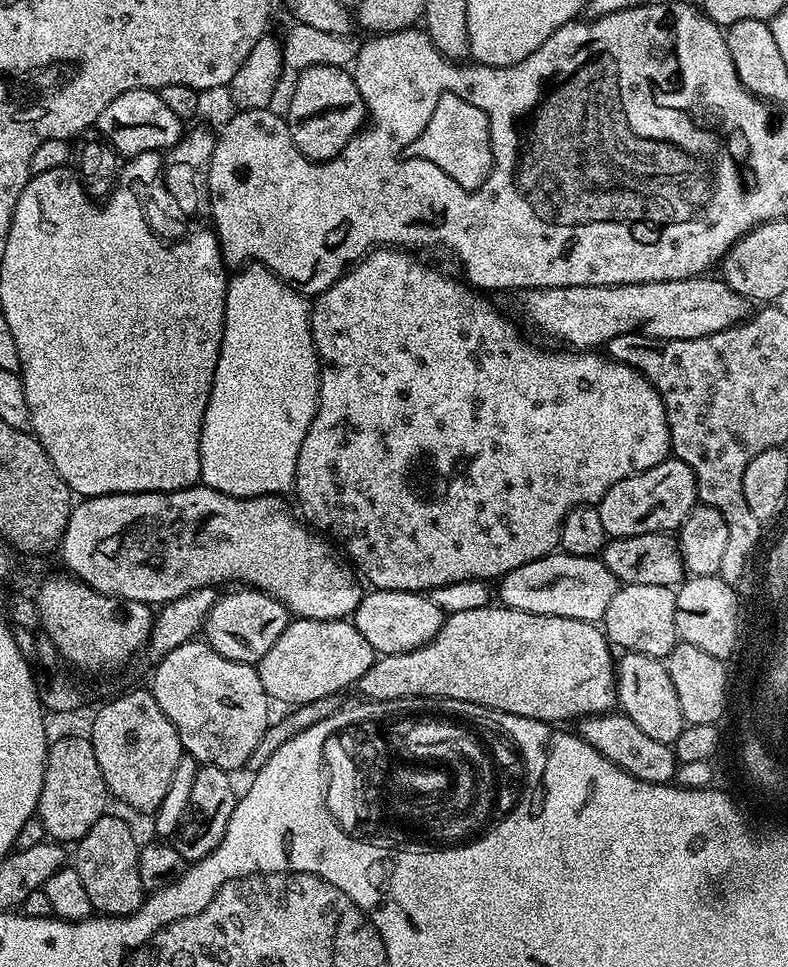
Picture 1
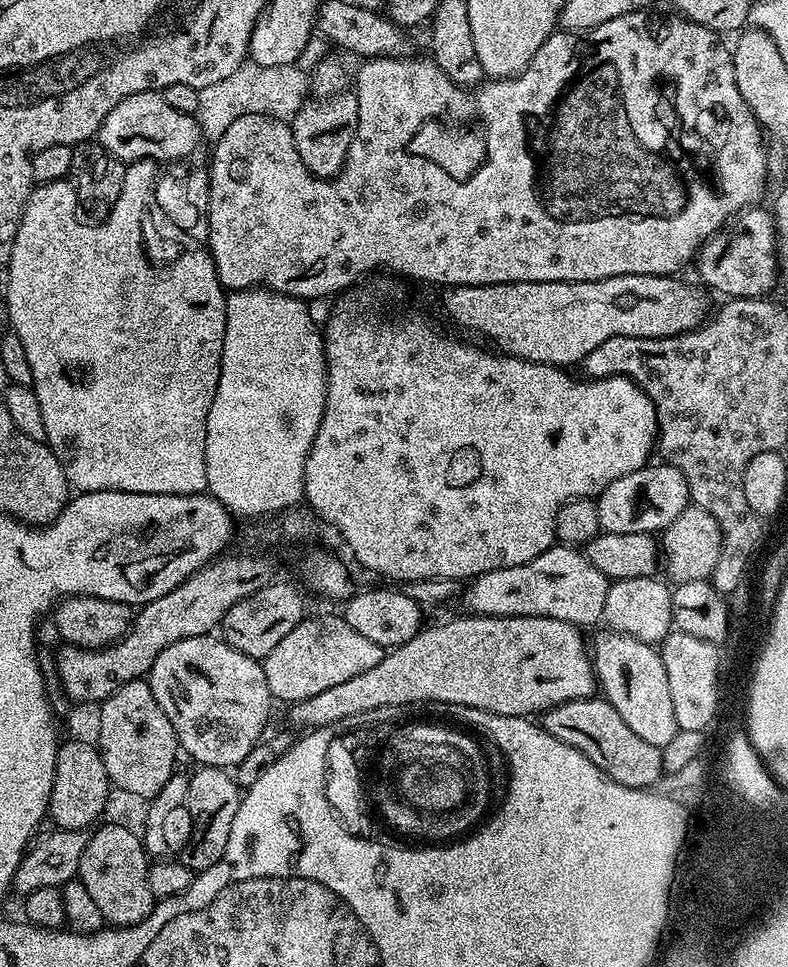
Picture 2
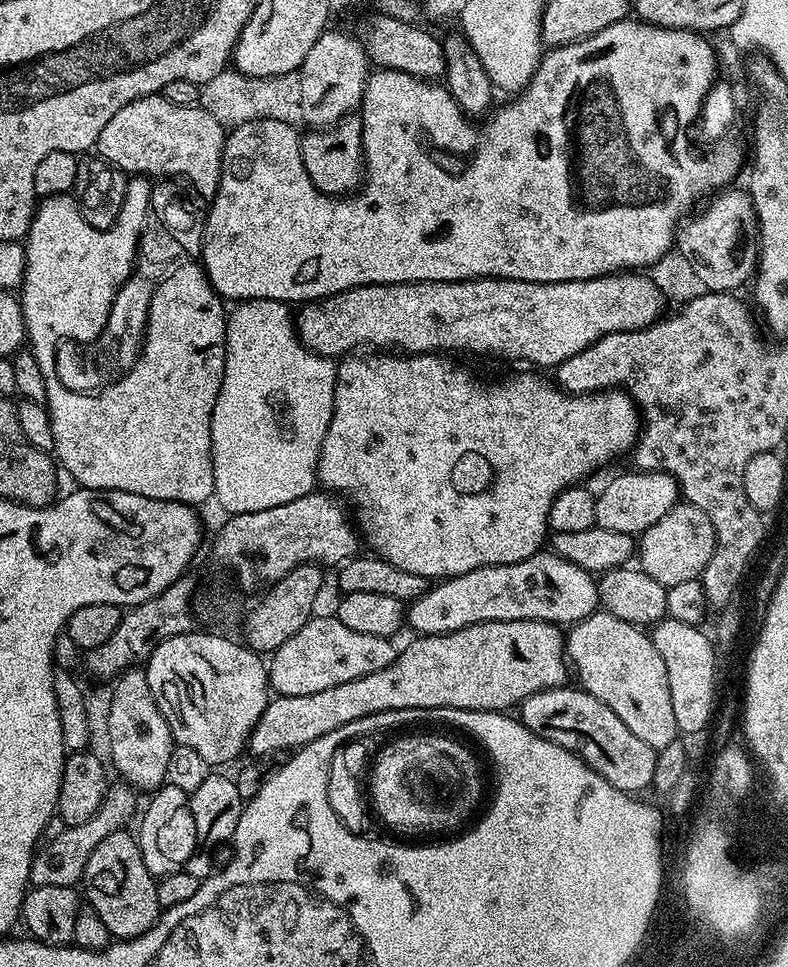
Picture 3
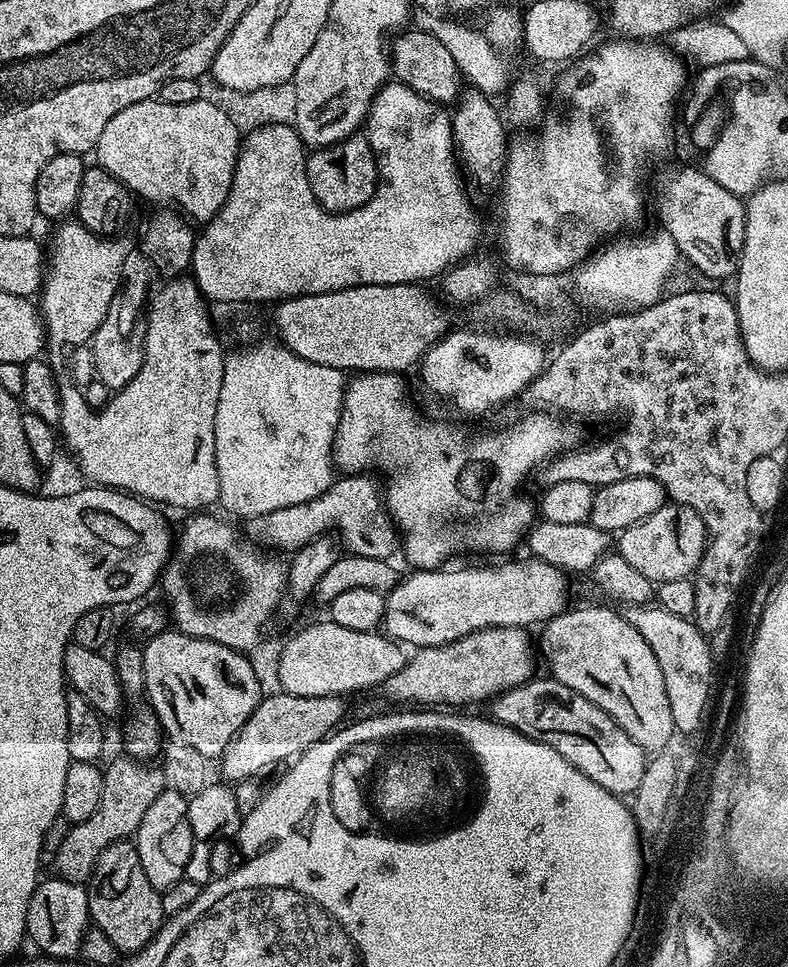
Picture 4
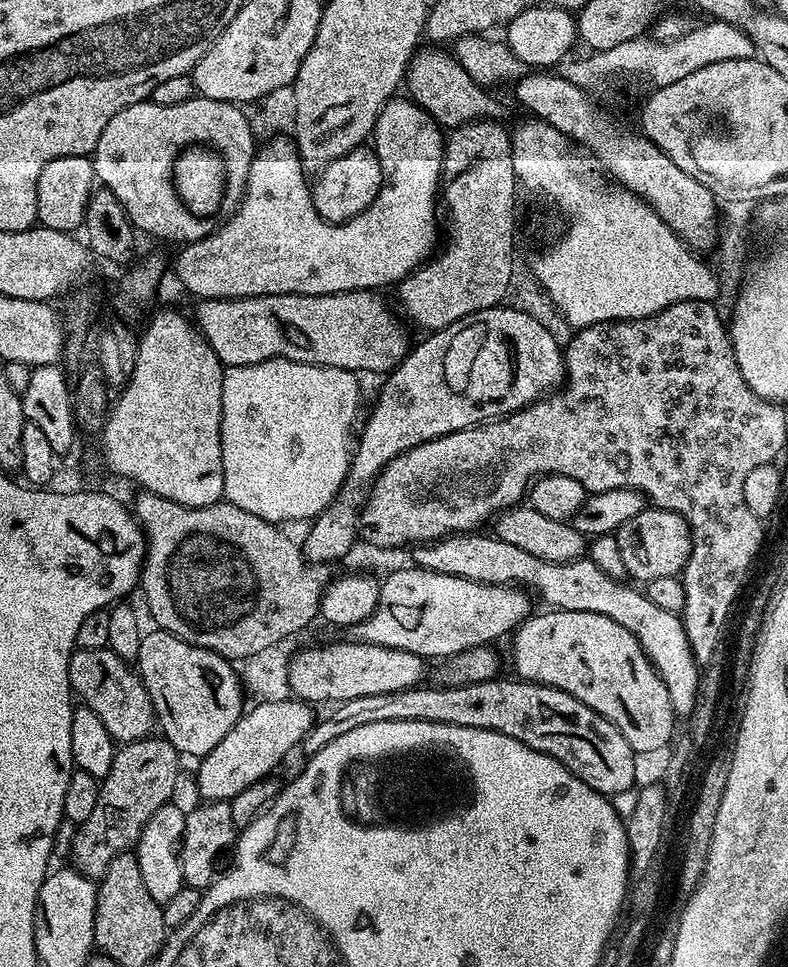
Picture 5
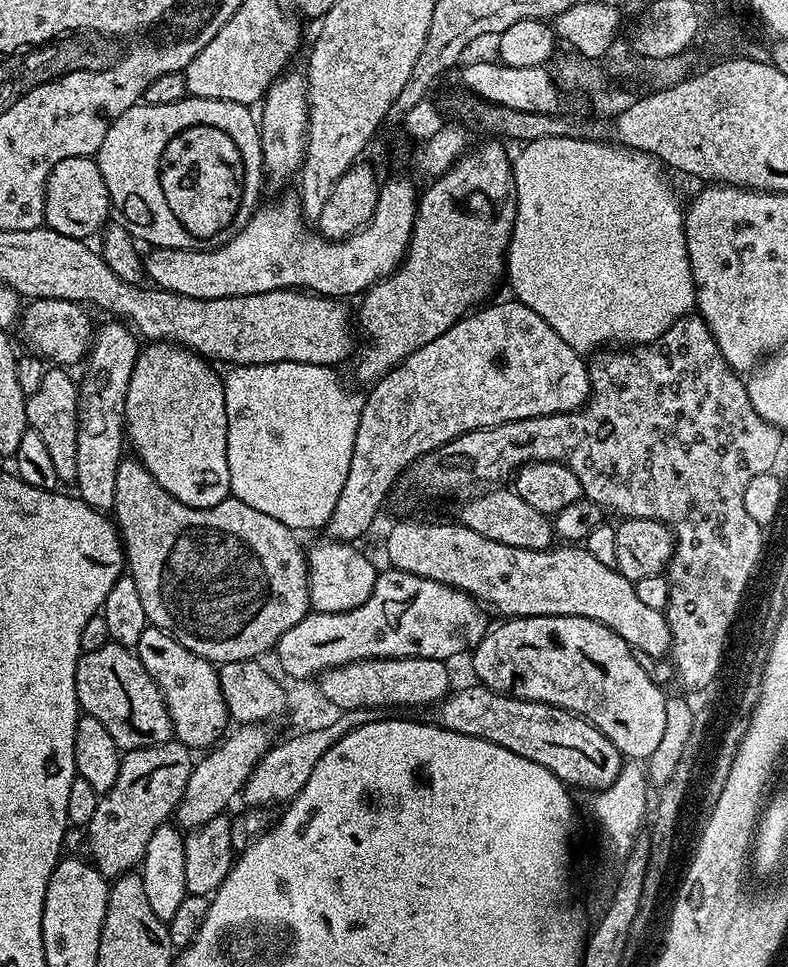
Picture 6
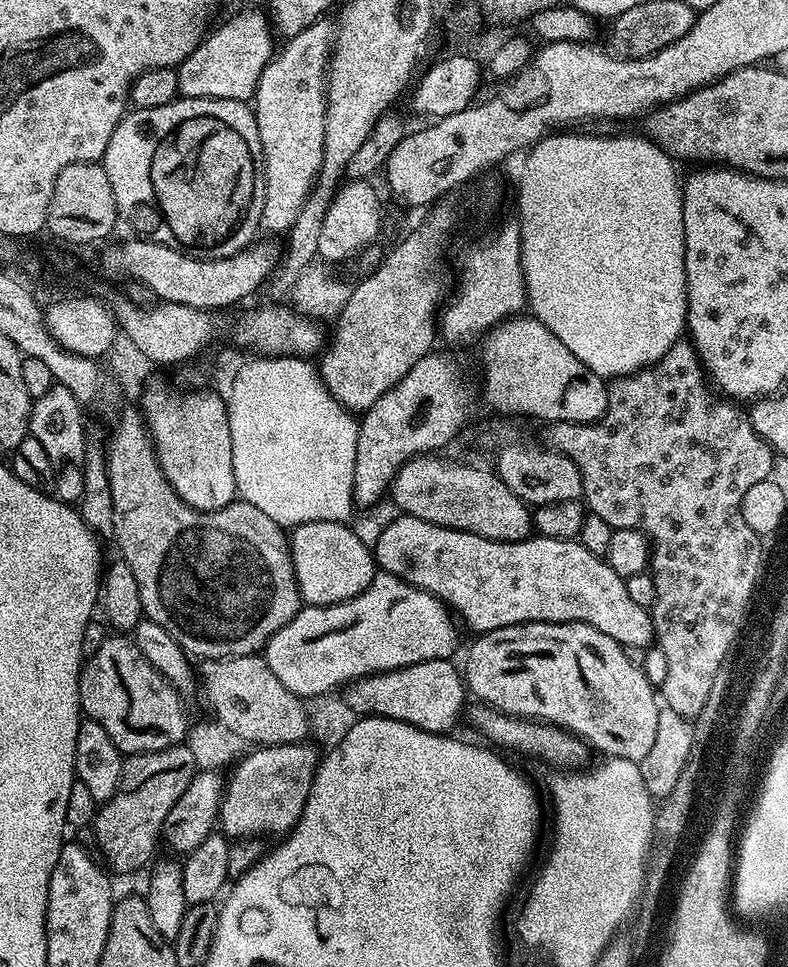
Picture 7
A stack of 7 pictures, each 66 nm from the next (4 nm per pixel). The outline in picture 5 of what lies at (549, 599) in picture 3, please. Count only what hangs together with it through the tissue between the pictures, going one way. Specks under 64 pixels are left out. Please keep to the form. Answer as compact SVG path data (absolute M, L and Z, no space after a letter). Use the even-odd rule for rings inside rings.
M400 568L388 577L383 577L378 606L370 618L366 618L354 629L355 639L361 644L377 644L394 650L406 650L425 658L456 656L471 648L482 648L491 645L499 636L507 637L516 631L533 611L528 601L529 593L520 586L506 584L483 584L470 578L458 578L454 574L432 572L429 568Z

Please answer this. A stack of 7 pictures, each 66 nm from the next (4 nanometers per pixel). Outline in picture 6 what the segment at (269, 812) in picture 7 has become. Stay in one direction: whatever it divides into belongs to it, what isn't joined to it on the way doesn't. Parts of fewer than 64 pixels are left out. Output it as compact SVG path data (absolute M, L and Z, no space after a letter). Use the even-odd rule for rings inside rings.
M359 708L358 710L343 711L338 722L327 727L326 730L310 730L309 732L297 731L289 740L273 743L262 759L256 764L256 769L250 774L250 778L244 784L242 800L248 806L272 806L268 804L287 805L288 801L295 798L306 786L314 766L318 766L318 758L326 754L334 742L338 742L348 732L352 732L358 726L366 726L375 720L385 719L386 712L382 708Z

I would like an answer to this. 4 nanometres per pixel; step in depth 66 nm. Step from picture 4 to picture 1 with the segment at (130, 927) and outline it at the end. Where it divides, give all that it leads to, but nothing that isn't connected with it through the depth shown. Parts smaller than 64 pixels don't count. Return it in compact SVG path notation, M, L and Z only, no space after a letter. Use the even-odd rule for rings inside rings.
M102 815L98 818L98 822L94 822L94 826L90 826L90 830L86 830L86 834L78 841L75 848L74 867L78 878L82 878L82 887L90 897L93 909L106 916L128 916L132 912L137 912L146 899L146 893L142 886L142 877L138 875L138 854L141 845L136 844L136 836L132 833L131 826L120 816Z

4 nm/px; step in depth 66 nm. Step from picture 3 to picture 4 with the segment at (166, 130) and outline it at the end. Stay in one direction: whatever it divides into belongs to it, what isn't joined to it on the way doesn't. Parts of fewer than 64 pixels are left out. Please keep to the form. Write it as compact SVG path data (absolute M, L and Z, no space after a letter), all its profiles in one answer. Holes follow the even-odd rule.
M153 98L126 106L126 110L114 114L114 118L106 122L106 130L102 130L102 138L98 138L94 149L95 163L114 174L114 178L125 184L133 197L141 196L148 204L160 204L156 206L171 206L193 221L212 220L218 210L222 210L230 194L242 143L242 132L228 115L227 109L216 104L201 98L186 102L186 106L170 106Z

